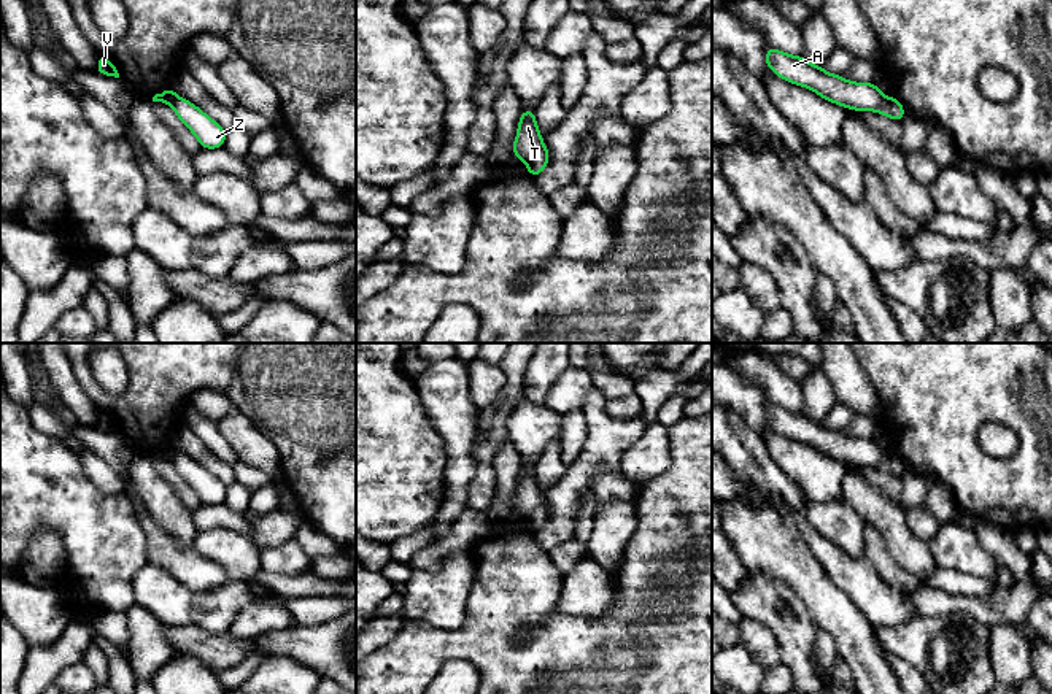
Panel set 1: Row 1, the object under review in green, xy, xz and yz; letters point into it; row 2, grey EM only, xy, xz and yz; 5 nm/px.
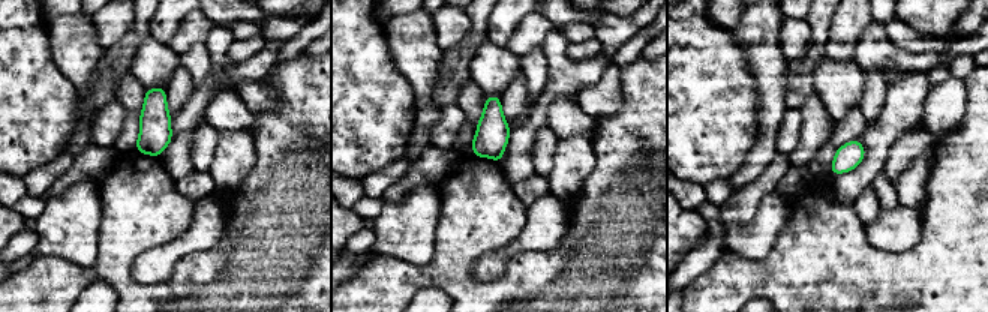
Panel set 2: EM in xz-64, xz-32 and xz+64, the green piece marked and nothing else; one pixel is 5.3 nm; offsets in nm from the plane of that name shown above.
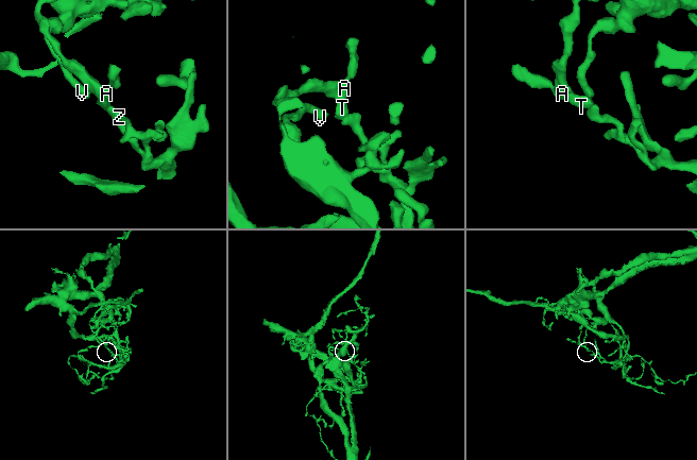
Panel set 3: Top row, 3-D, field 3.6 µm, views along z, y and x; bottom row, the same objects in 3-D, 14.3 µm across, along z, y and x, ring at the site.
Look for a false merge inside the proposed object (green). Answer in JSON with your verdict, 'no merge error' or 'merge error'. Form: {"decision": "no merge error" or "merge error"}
{"decision": "merge error"}

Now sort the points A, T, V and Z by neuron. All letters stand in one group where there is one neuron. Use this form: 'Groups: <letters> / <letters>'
Groups: A T V / Z

